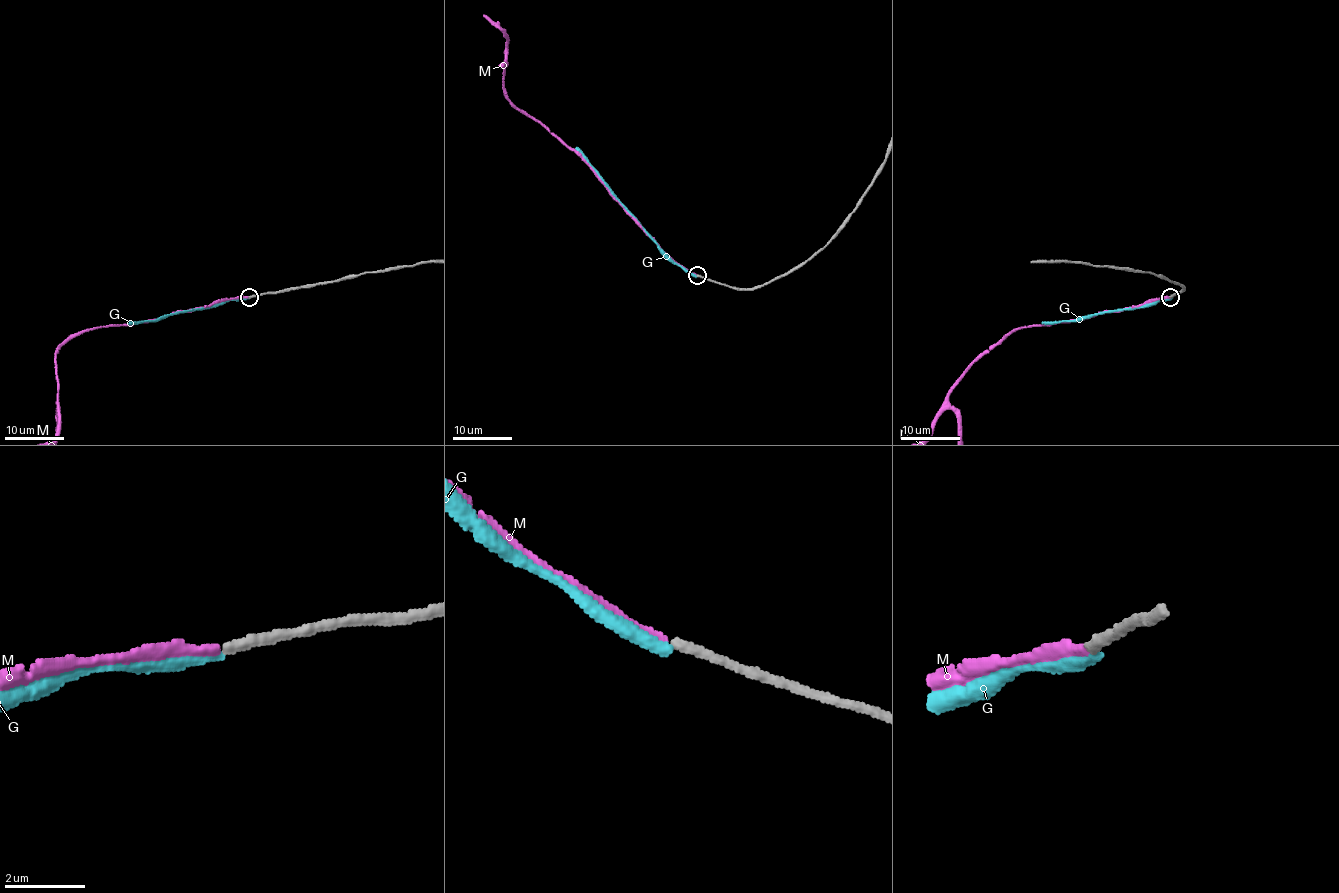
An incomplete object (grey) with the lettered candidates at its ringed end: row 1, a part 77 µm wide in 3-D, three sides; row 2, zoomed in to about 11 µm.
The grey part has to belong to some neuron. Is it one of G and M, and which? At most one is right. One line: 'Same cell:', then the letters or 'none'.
Same cell: M

